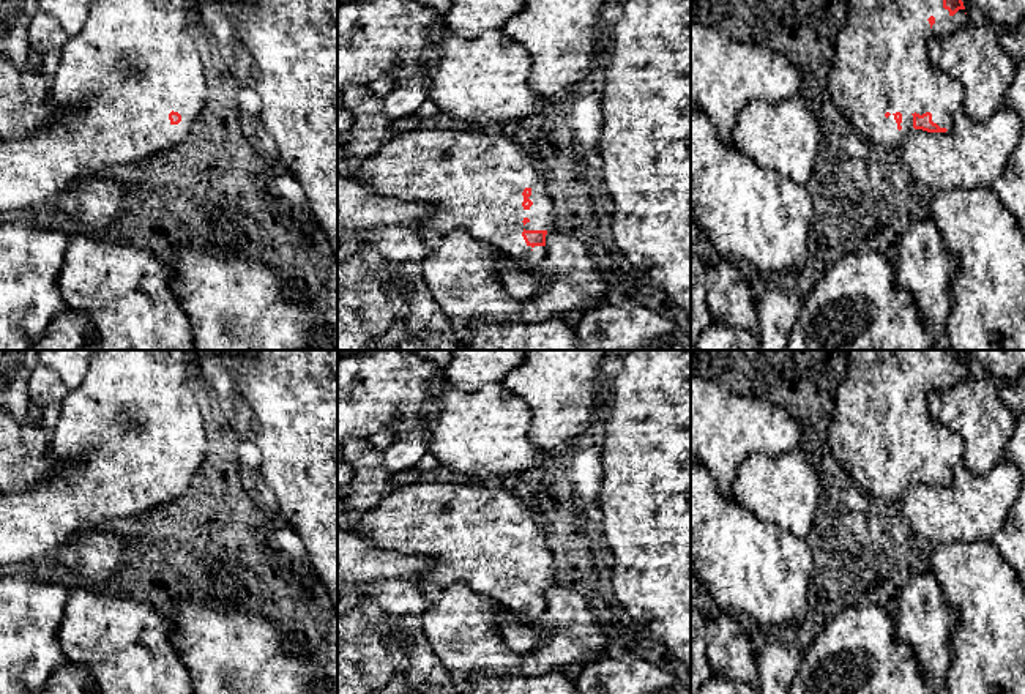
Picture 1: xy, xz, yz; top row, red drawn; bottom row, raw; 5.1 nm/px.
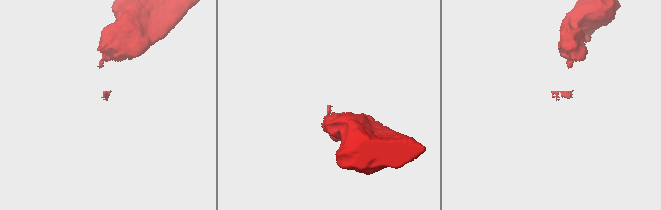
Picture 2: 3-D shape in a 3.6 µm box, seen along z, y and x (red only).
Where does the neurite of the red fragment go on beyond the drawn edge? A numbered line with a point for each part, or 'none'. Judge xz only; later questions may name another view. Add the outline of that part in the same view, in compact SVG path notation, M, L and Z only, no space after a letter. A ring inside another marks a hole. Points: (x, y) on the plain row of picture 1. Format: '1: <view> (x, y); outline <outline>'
1: xz (473, 533); outline M416 481L391 489L374 509L347 528L372 538L383 549L430 558L434 566L424 574L423 587L437 591L465 582L517 617L538 618L546 609L546 599L525 596L524 584L549 587L555 582L555 557L530 509L519 495L500 486ZM525 541L531 543L528 552L533 558L528 563L522 560Z

